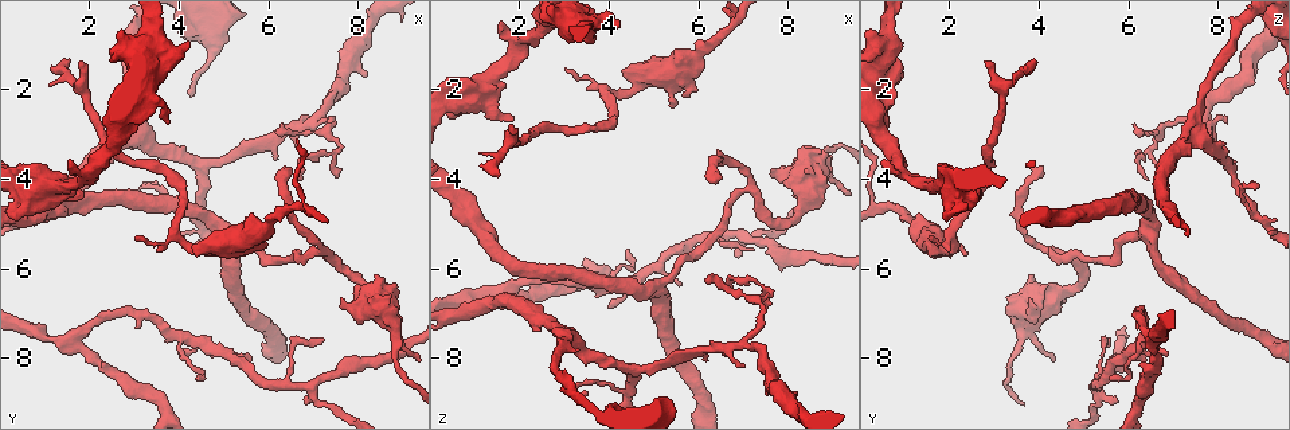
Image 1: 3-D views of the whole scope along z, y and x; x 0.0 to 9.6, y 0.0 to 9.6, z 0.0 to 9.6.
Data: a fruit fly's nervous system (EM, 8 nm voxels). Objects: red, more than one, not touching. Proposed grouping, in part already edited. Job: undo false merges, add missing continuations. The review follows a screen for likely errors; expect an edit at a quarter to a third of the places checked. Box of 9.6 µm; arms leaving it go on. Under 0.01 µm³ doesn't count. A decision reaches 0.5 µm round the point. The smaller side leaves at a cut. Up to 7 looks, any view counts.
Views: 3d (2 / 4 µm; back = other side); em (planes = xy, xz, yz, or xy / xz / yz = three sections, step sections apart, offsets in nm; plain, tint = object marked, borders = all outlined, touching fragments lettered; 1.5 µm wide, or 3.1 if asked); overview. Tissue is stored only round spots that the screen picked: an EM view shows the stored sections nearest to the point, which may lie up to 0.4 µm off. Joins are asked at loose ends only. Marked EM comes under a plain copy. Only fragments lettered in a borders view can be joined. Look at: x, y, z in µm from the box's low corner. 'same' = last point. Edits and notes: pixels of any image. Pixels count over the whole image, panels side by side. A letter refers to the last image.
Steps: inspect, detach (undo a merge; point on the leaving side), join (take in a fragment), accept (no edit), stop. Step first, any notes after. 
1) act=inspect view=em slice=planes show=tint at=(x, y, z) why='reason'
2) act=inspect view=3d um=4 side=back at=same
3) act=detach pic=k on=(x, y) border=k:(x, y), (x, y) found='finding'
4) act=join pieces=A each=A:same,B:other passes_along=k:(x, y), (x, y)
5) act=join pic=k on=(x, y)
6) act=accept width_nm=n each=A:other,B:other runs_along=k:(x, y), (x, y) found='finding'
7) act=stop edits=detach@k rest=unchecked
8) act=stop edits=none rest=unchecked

act=inspect view=3d um=2 side=back at=(6.95, 8.65, 5.20) why='a fork'

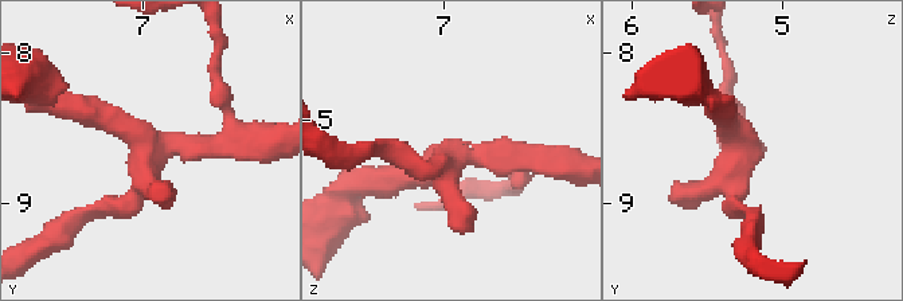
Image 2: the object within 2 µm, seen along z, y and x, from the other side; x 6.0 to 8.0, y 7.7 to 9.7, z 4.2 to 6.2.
act=inspect view=em slice=xy step=8 show=tint at=(6.98, 8.62, 5.26) why='need the tissue'

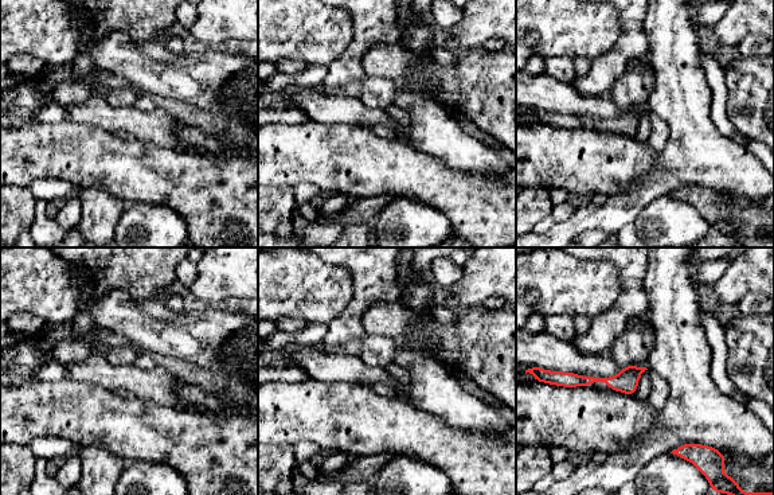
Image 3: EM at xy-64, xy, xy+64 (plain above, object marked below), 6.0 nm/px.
act=inspect view=em slice=xy step=8 show=borders at=same

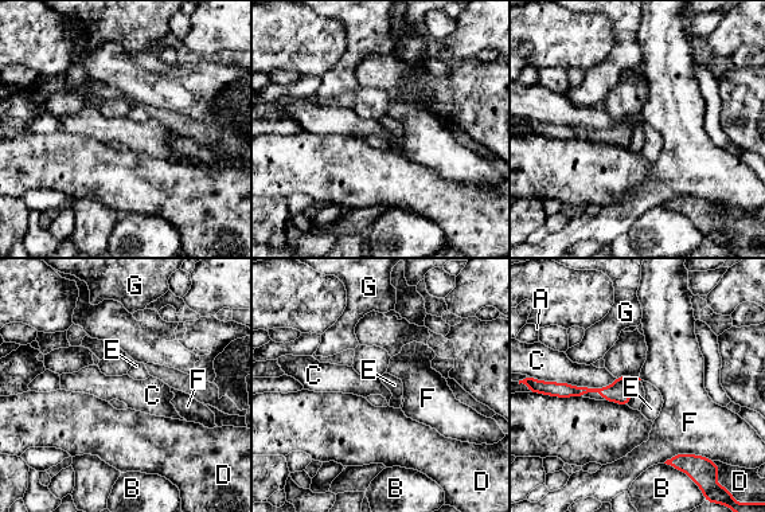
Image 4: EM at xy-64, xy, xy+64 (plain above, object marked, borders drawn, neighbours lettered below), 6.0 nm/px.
act=accept longest_contact=C:500nm each=A:other,B:other,C:other,D:other,E:other,F:other,G:other runs_along=4:(632, 380), (619, 391), (543, 385) found='continuous, no second neuron'

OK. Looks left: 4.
act=inspect view=3d um=2 at=(3.40, 4.10, 8.90) why='tapers out'

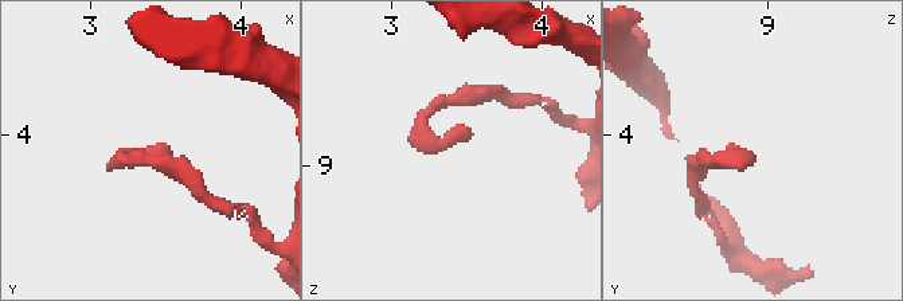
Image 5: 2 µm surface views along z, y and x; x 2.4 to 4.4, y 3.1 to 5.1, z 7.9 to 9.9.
act=inspect view=em um=3.1 slice=planes show=borders at=(3.34, 4.10, 8.86)

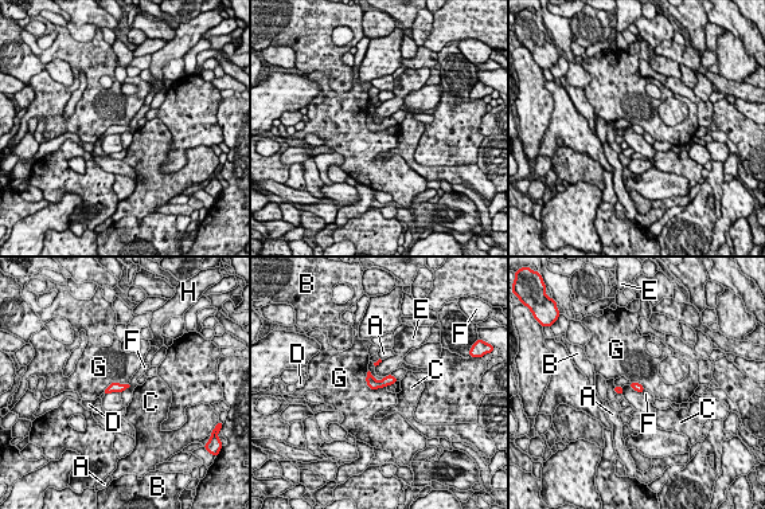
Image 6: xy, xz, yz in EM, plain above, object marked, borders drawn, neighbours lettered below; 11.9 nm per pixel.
act=accept width_nm=100 each=A:other,B:other,C:other,D:other,E:other,F:other,G:other,H:other border=6:(366, 372), (371, 388), (386, 387) found='none of them fits'

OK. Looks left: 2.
act=inspect view=em slice=planes show=borders at=(1.60, 1.30, 3.90) why='free end'

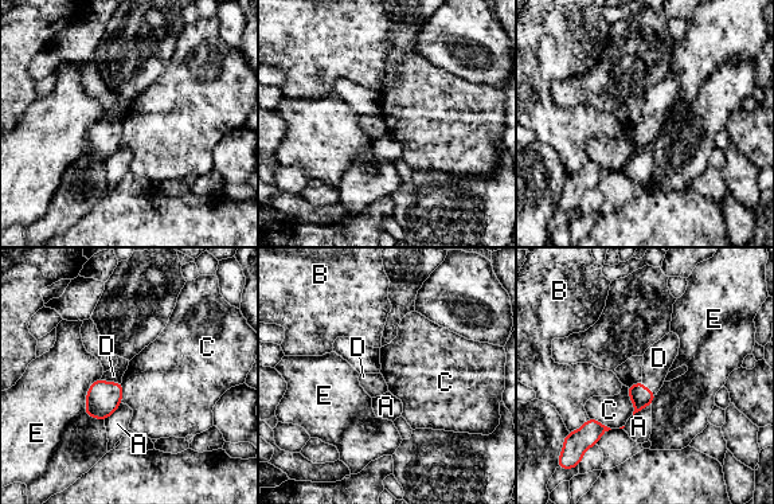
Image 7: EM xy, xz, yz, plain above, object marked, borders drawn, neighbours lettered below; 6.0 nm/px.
act=join pic=7 on=(113, 375) each=A:other,B:other,C:other,D:same,E:other passes_along=7:(104, 398), (112, 383), (113, 375) found='it goes on there'

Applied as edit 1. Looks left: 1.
act=stop edits=join@7 rest=unchecked

